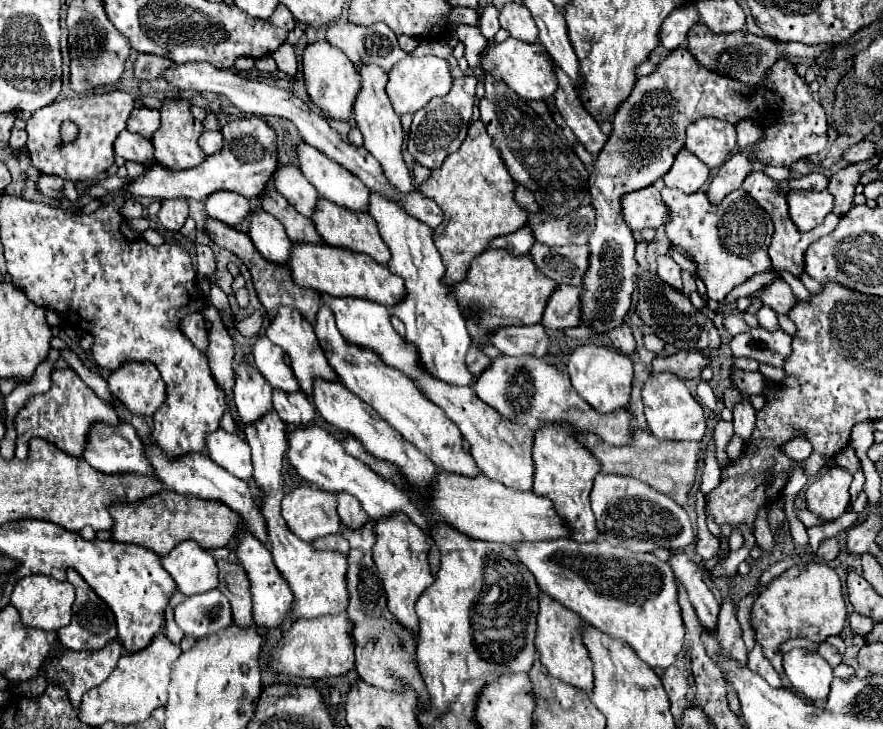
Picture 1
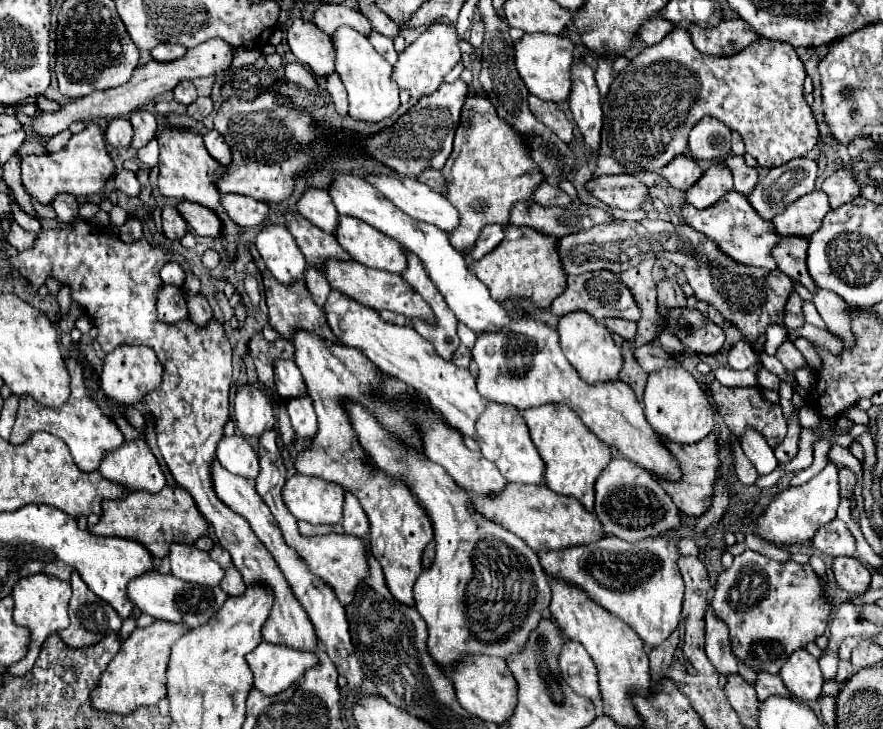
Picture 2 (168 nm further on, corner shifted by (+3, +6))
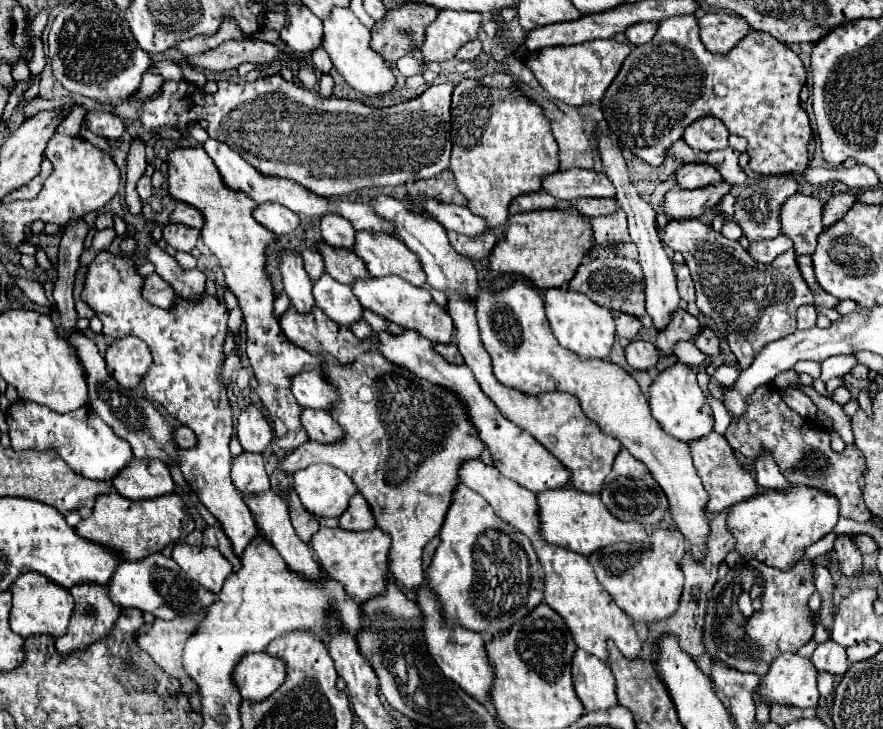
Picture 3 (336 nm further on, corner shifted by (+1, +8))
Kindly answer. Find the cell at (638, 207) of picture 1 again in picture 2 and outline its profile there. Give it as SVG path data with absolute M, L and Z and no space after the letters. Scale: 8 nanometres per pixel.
M628 174L592 178L584 188L592 198L620 210L638 210L648 200L648 188L636 176Z

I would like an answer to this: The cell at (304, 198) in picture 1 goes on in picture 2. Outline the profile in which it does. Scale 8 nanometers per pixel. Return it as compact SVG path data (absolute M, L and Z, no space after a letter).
M318 188L306 190L306 194L298 200L298 212L306 220L310 220L314 226L324 230L326 234L334 234L334 230L338 226L340 214L338 214L330 194L324 190L318 190Z

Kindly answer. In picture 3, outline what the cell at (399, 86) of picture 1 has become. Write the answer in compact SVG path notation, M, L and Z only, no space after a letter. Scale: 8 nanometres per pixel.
M440 12L438 18L426 28L424 42L420 46L424 64L430 64L434 60L446 62L456 56L456 52L476 38L478 28L482 22L480 12Z

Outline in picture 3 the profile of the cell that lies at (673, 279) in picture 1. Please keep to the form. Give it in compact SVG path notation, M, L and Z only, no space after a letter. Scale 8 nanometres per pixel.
M676 310L676 316L670 318L670 324L666 324L666 330L658 330L656 346L658 350L670 354L672 346L678 340L692 340L698 328L700 324L692 314L688 314L686 310Z

